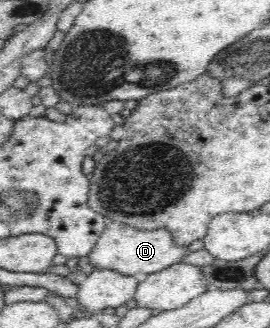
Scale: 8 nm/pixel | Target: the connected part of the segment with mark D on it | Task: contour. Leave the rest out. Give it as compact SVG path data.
M112 220L106 221L106 229L97 240L95 247L88 255L88 261L95 269L113 269L123 275L138 277L143 281L150 273L157 273L183 261L187 255L187 246L179 245L169 229L159 227L153 230L134 229Z

